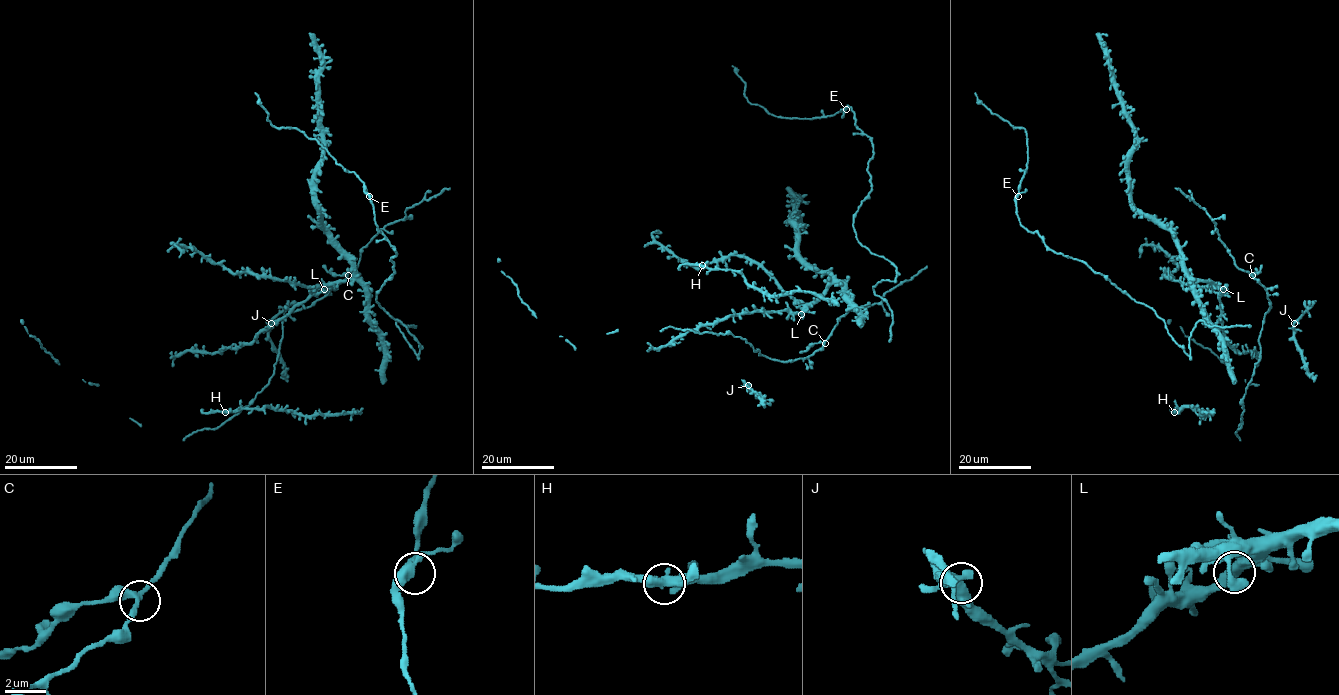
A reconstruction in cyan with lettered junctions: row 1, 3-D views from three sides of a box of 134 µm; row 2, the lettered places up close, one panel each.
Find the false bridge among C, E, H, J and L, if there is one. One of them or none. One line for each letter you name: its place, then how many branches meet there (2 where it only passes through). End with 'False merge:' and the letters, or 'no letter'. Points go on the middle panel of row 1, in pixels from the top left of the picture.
False merge: no letter

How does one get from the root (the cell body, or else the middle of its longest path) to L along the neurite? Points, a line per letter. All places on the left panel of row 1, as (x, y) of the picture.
L: (353, 280), (335, 281), (324, 289)

